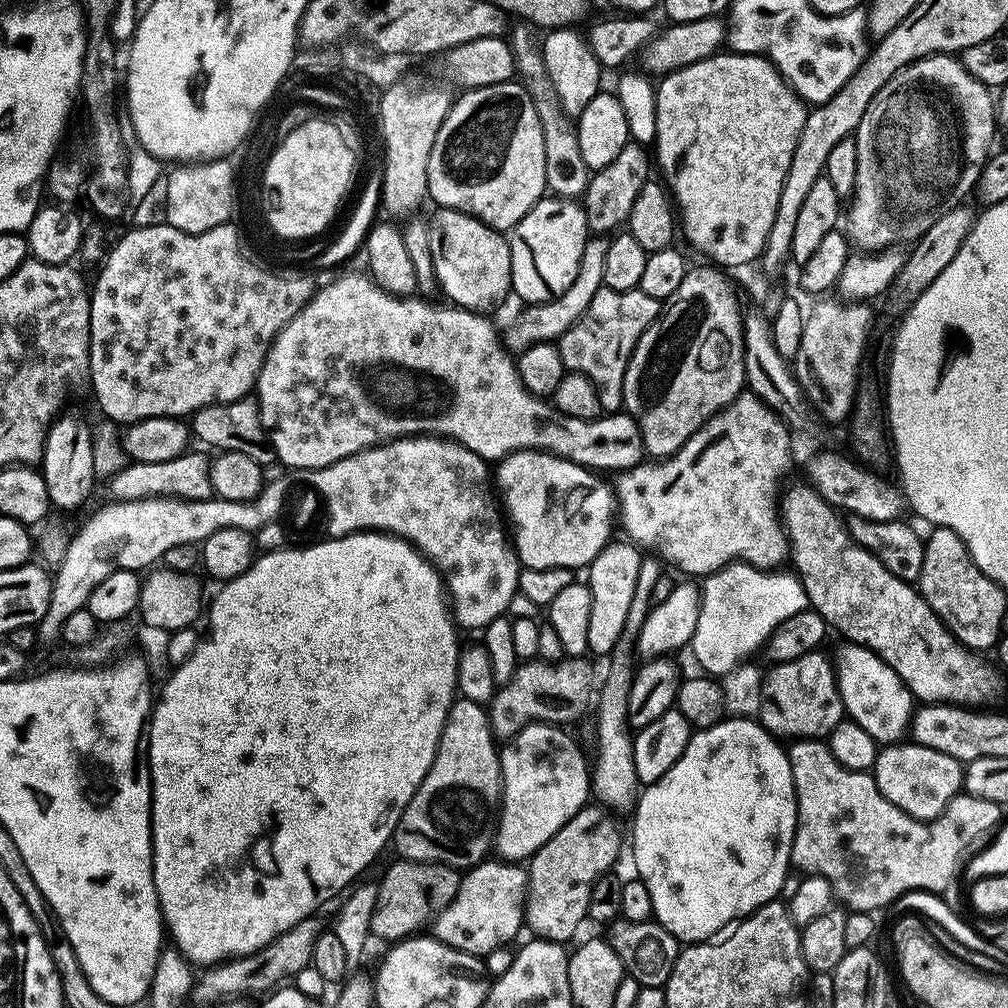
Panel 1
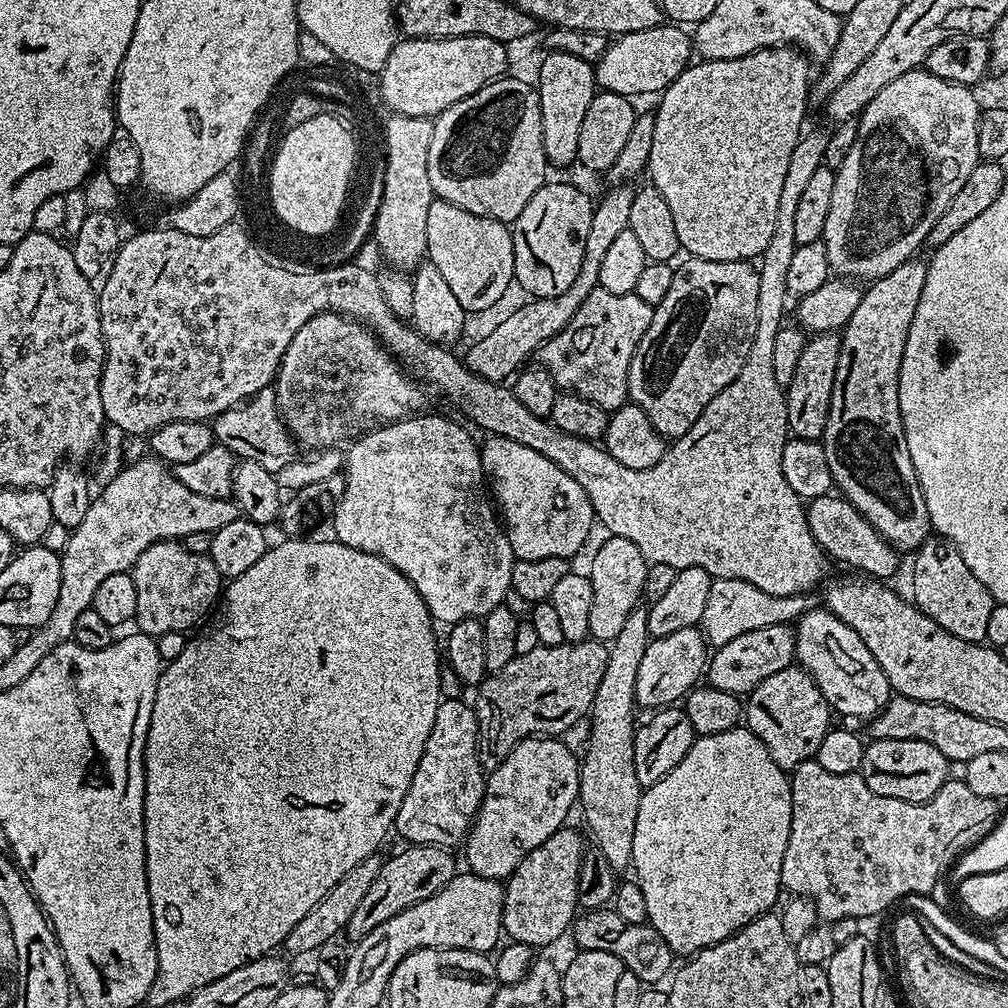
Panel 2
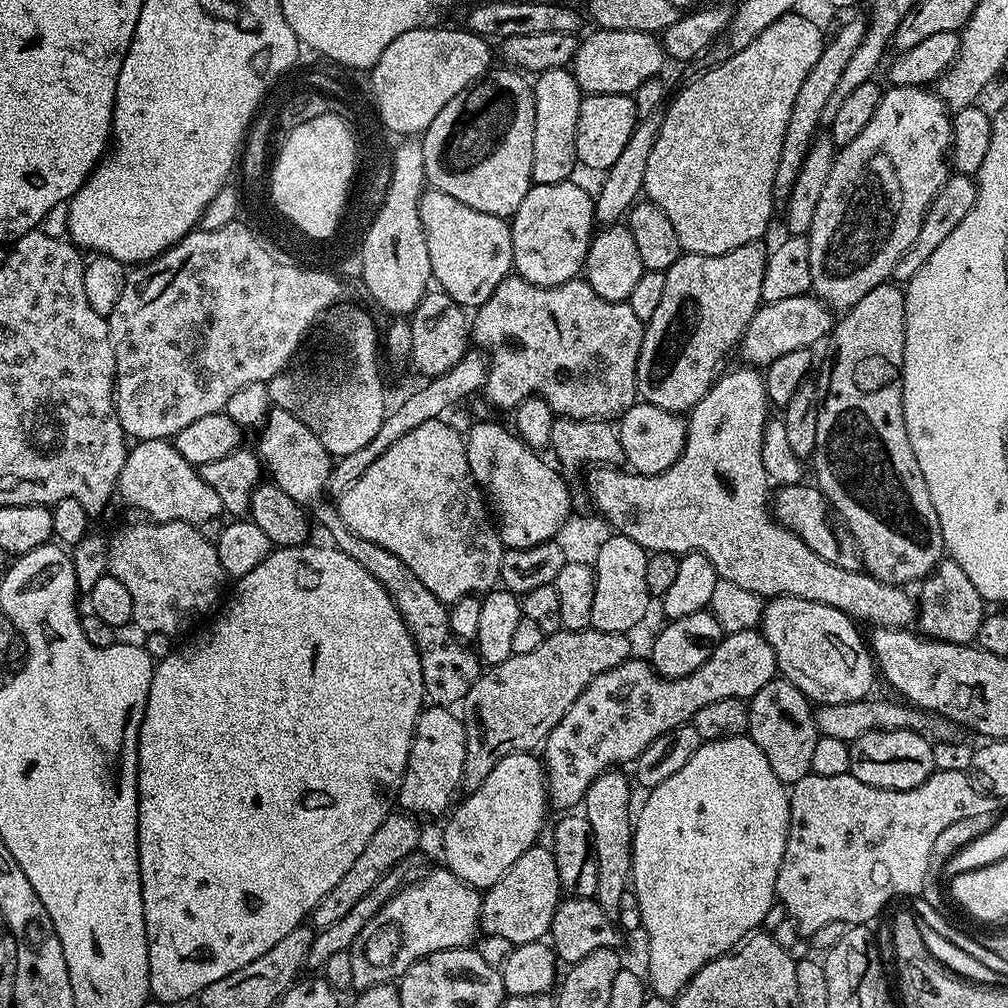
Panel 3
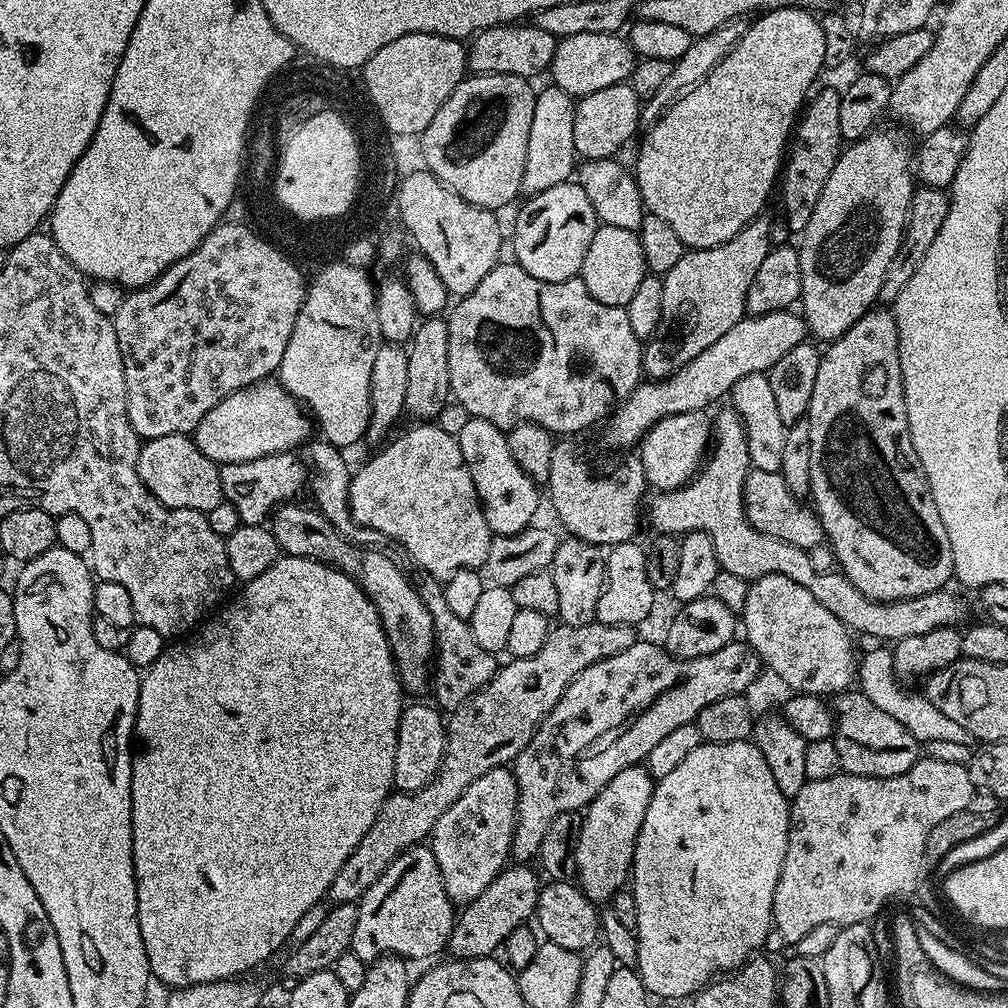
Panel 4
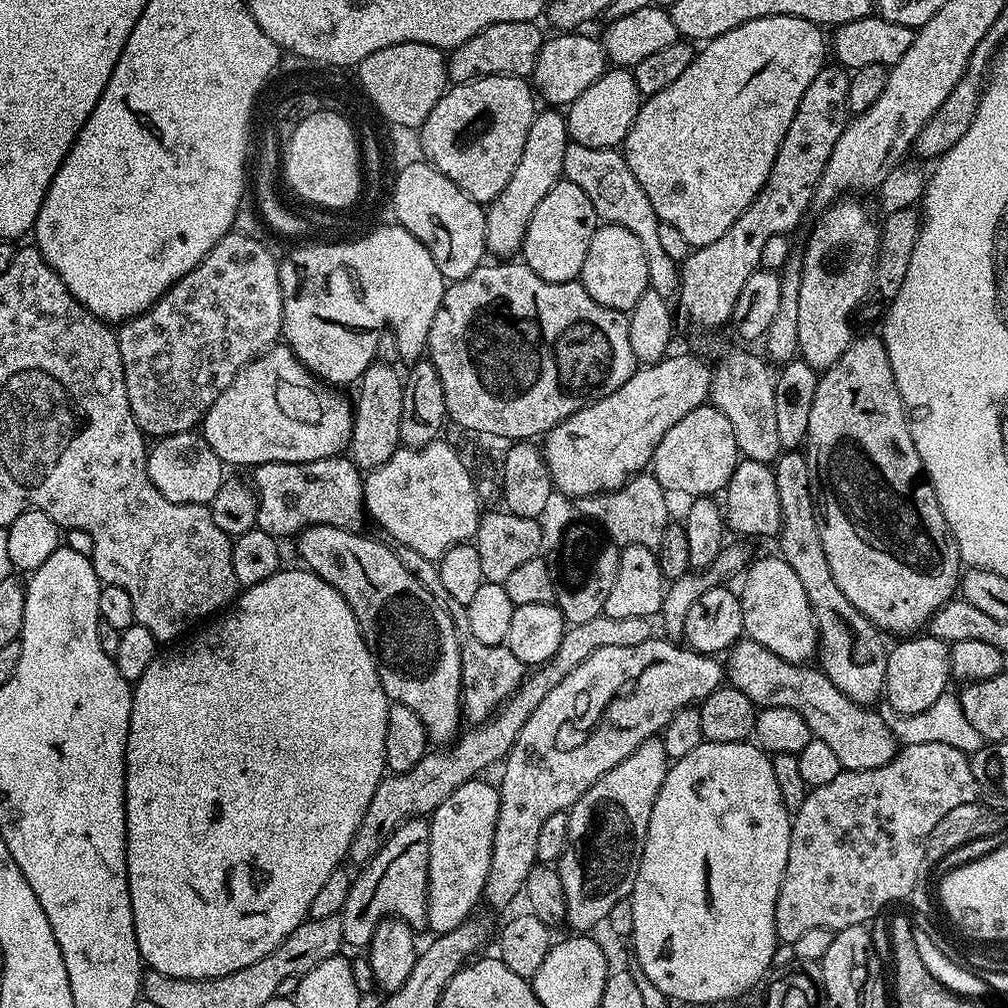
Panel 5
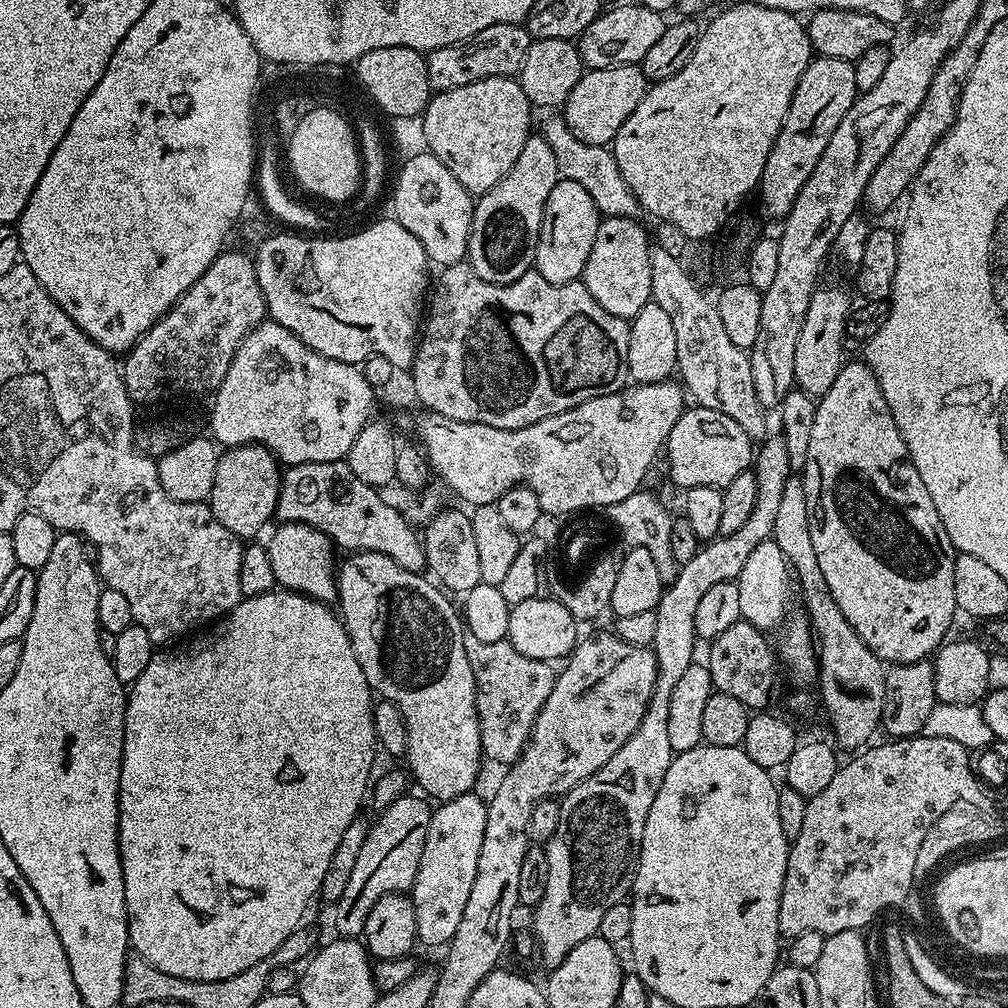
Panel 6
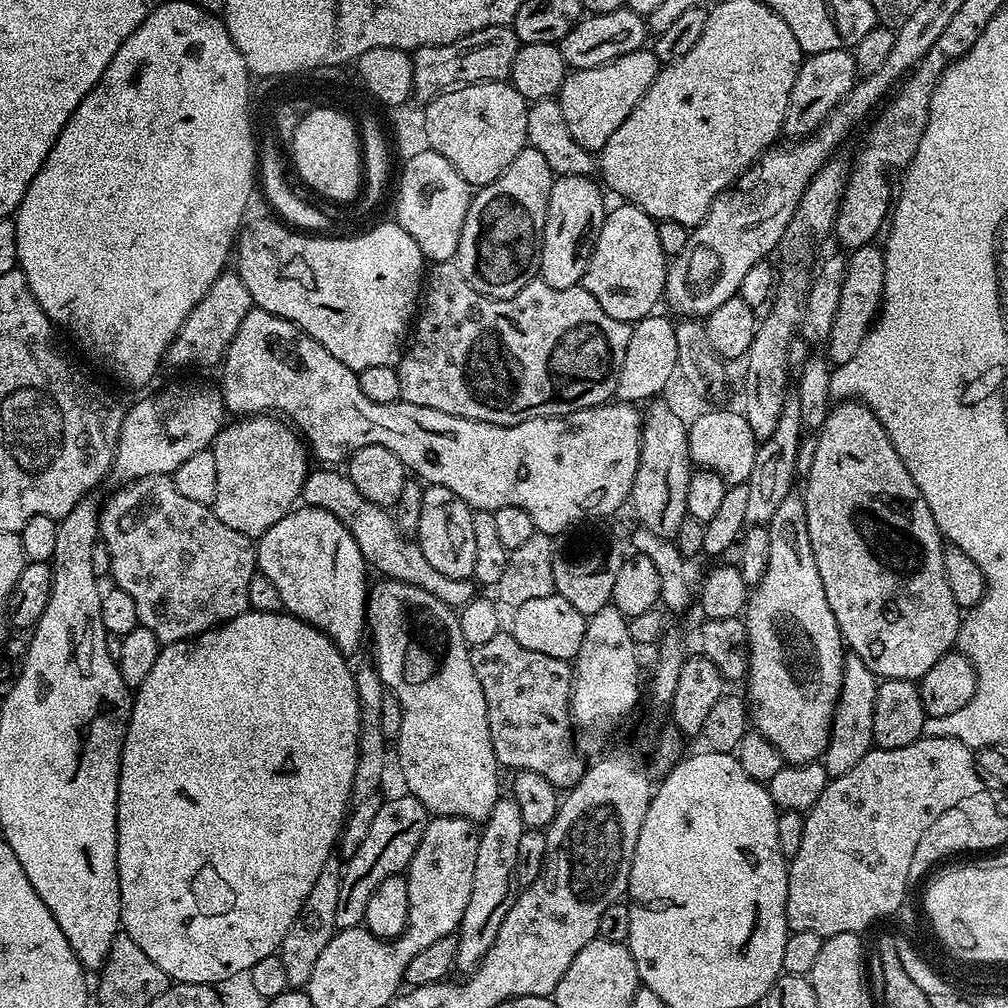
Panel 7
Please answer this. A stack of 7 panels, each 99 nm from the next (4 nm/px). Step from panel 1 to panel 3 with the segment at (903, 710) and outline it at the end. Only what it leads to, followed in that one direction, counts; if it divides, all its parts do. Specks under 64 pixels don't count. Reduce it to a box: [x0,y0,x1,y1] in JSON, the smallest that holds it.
[762,596,878,705]

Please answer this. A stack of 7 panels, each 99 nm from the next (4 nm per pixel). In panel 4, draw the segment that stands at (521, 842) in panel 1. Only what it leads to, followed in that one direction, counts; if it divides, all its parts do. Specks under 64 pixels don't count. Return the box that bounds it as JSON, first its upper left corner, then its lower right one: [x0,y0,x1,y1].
[430,767,518,906]

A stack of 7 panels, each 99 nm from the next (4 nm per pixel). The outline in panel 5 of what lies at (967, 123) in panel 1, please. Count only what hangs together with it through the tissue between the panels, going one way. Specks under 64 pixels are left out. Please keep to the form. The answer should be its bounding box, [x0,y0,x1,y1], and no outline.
[798,198,880,370]

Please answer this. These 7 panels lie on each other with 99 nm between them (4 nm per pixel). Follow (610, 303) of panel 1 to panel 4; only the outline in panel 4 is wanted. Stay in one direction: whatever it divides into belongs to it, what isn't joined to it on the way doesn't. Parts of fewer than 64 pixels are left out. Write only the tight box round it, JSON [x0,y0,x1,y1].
[447,262,642,434]

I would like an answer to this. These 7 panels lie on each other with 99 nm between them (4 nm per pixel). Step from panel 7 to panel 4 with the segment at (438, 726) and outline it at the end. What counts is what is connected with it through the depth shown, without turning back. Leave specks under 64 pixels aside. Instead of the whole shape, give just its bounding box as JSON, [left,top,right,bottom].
[270,502,436,693]

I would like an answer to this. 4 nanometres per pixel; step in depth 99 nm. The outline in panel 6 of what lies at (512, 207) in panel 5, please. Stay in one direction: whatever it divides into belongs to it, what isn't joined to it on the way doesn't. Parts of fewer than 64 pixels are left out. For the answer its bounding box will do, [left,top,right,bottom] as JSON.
[466,134,559,284]

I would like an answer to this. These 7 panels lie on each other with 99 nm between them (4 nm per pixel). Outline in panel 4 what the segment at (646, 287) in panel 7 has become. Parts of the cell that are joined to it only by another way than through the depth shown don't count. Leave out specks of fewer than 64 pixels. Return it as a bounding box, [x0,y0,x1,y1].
[578,224,645,308]

